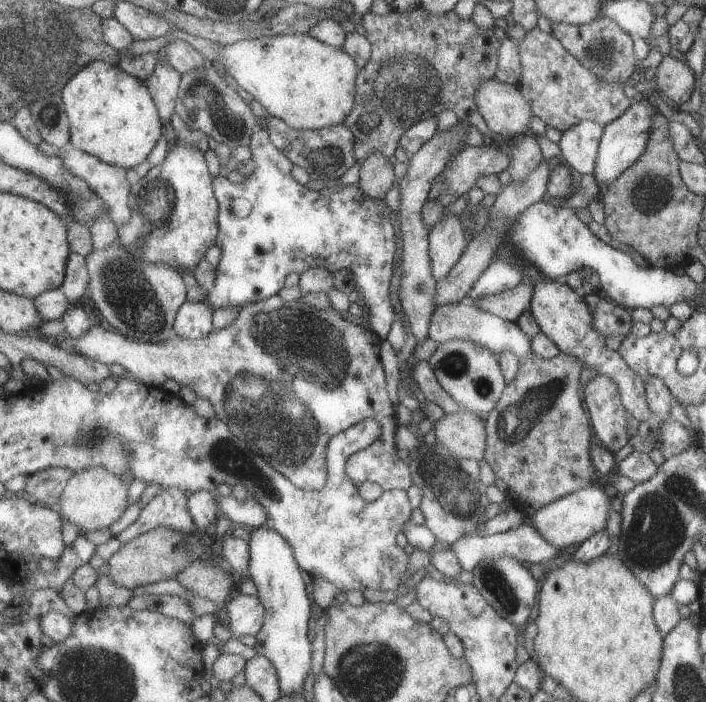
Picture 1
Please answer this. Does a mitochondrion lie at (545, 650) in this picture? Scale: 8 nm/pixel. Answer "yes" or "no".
no

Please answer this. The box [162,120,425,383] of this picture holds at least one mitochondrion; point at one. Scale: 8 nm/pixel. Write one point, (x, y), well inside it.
(323, 157)

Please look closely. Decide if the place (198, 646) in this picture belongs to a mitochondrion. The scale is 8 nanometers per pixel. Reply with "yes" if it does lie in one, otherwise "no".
no

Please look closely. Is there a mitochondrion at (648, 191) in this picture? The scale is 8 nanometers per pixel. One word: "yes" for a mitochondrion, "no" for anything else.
yes

